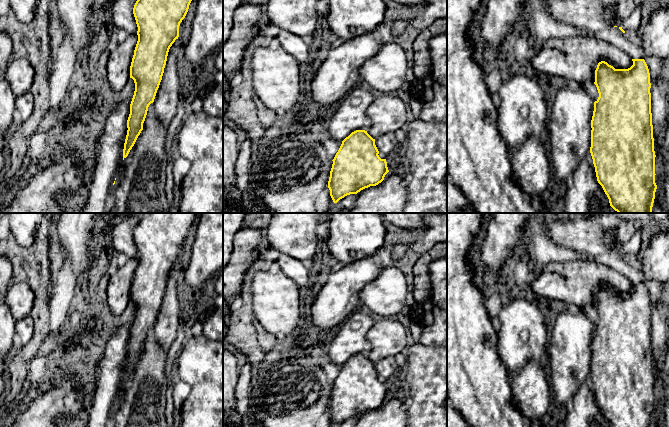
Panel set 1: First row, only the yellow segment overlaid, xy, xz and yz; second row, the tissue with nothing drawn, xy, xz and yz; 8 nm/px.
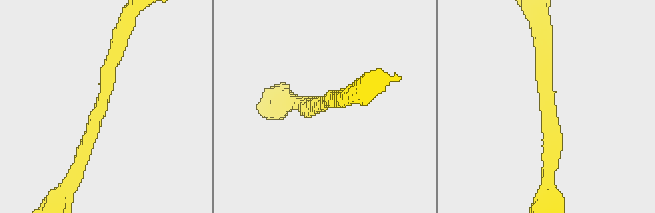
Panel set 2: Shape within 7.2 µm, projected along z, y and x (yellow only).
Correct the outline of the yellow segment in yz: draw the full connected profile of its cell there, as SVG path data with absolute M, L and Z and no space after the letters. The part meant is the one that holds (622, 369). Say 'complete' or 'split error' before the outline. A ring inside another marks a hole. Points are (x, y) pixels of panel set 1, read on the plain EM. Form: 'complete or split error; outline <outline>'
complete; outline M632 283L633 289L628 293L615 293L605 285L598 287L595 294L595 306L599 321L594 326L594 335L591 344L591 371L590 377L595 391L596 401L598 407L602 410L605 418L609 423L609 427L654 427L655 416L657 409L655 407L655 375L653 362L653 349L651 337L651 307L648 290L644 283Z

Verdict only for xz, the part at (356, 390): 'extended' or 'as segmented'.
as segmented

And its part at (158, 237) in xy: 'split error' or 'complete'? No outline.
complete

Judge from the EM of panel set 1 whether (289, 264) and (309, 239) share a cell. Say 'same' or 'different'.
same

